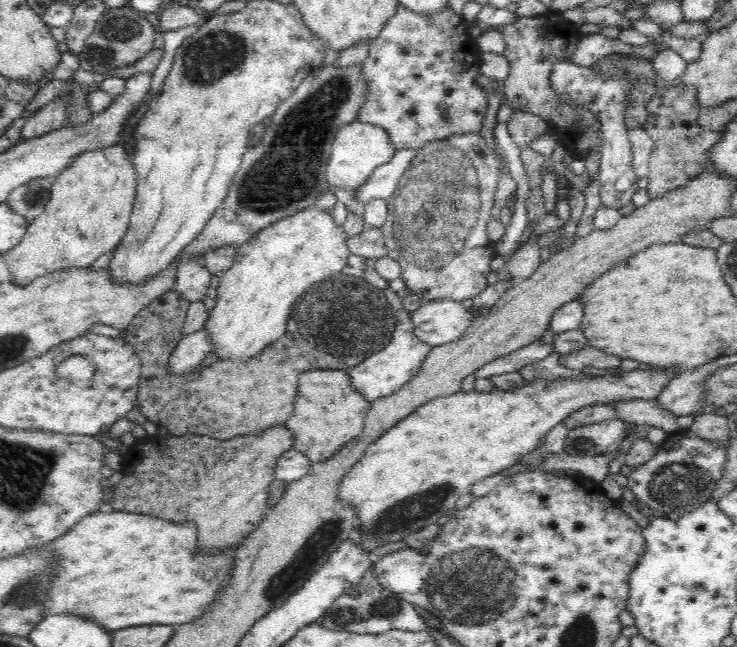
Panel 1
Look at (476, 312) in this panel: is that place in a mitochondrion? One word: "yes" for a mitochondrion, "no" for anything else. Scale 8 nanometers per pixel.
no

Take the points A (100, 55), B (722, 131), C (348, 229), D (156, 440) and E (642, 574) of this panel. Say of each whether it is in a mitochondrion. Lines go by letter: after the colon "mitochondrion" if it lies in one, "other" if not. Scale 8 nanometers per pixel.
A: mitochondrion
B: other
C: other
D: other
E: other

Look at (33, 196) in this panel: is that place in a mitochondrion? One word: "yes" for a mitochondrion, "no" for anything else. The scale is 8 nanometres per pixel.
yes

